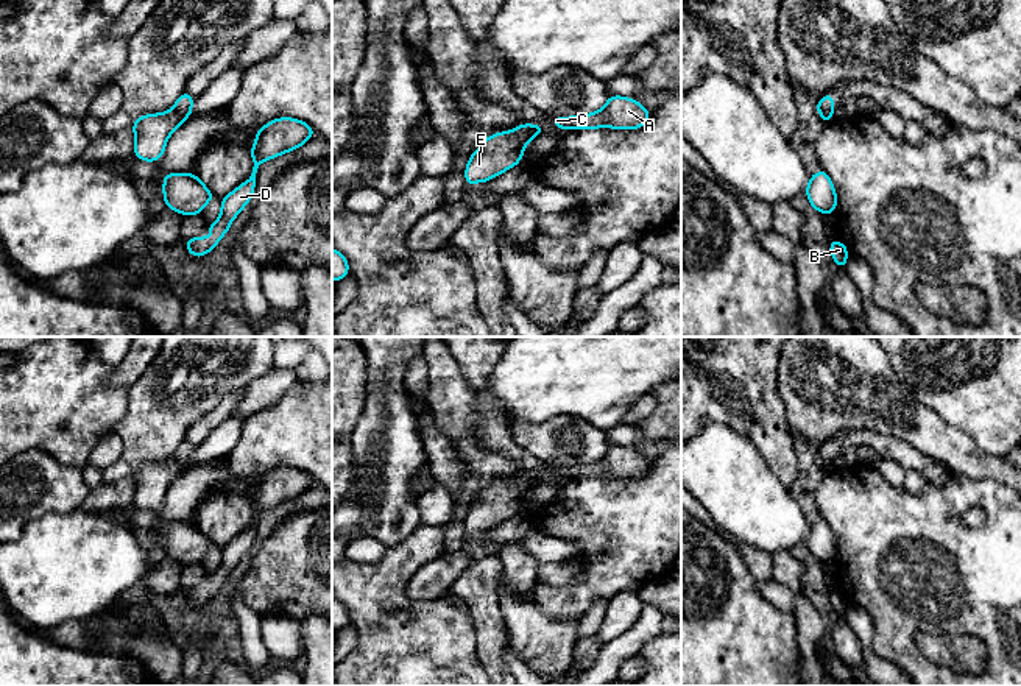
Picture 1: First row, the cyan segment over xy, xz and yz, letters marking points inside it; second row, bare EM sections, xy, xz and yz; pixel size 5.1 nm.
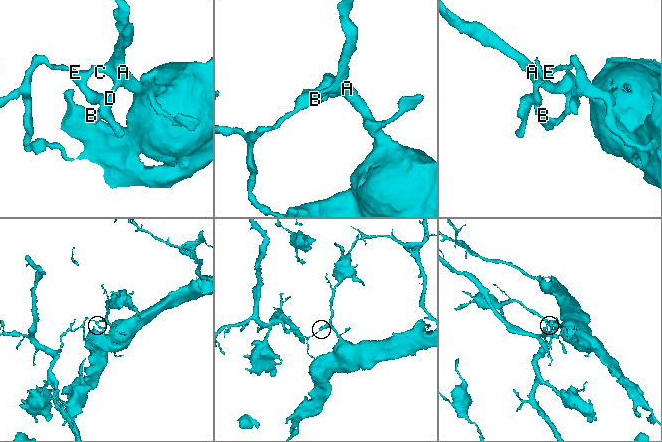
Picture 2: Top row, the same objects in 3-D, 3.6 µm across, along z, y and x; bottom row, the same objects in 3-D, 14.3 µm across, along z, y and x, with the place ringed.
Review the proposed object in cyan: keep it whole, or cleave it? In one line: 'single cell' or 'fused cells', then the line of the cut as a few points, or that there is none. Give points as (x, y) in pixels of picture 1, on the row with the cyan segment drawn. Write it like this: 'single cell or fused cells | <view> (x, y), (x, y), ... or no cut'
fused cells | xz (527, 125), (532, 136)

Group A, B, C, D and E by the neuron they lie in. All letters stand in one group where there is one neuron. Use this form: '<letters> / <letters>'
A B C D / E

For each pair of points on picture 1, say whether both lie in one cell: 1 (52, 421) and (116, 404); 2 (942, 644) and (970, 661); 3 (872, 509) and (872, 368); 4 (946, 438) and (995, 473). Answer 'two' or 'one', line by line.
1: one
2: one
3: two
4: one

